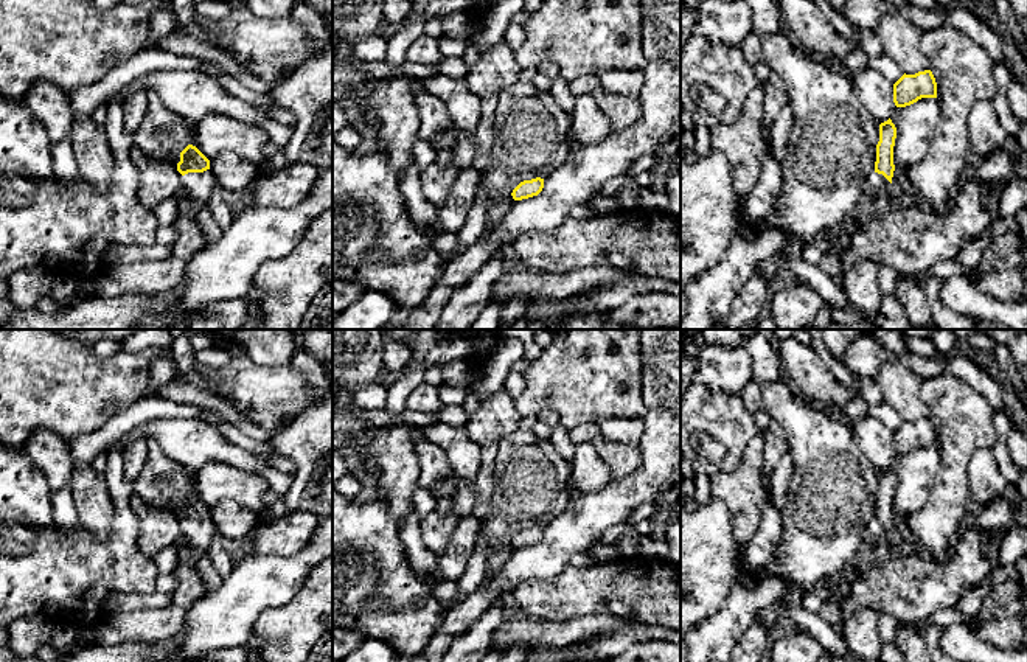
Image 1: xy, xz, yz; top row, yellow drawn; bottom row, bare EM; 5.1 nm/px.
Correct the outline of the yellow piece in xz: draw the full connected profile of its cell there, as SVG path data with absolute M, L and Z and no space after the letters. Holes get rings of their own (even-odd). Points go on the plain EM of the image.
M536 525L531 528L520 530L511 541L514 549L528 547L538 544L544 536L544 527Z

